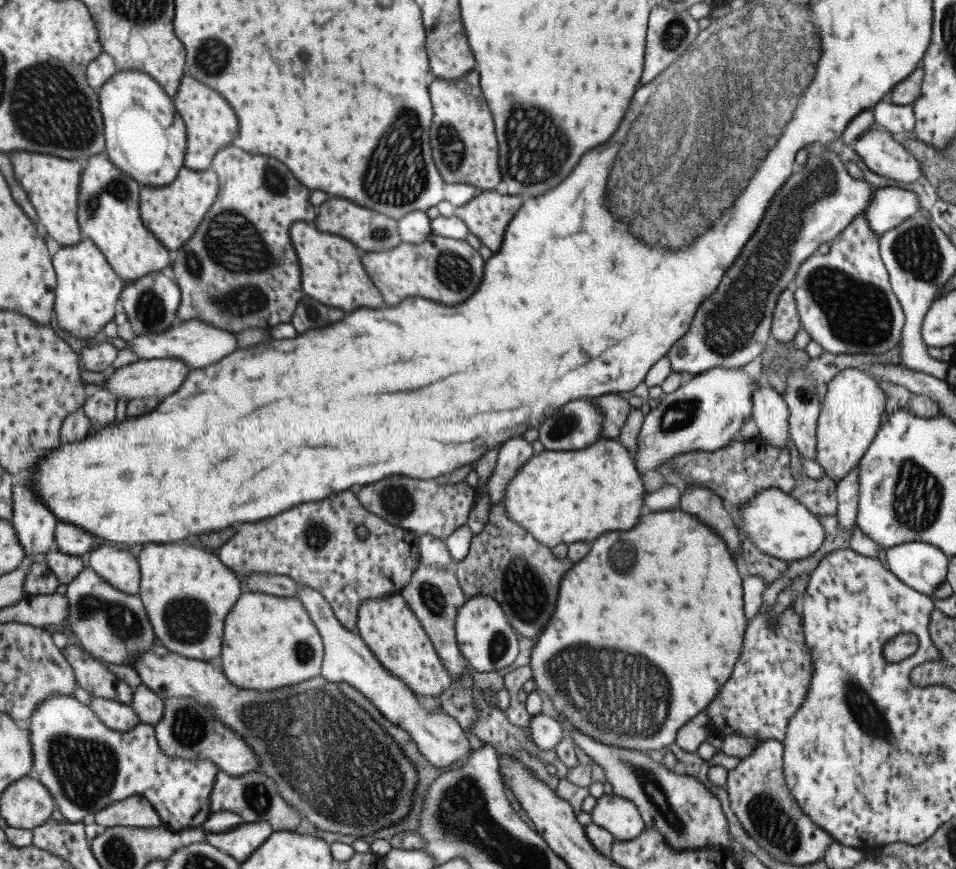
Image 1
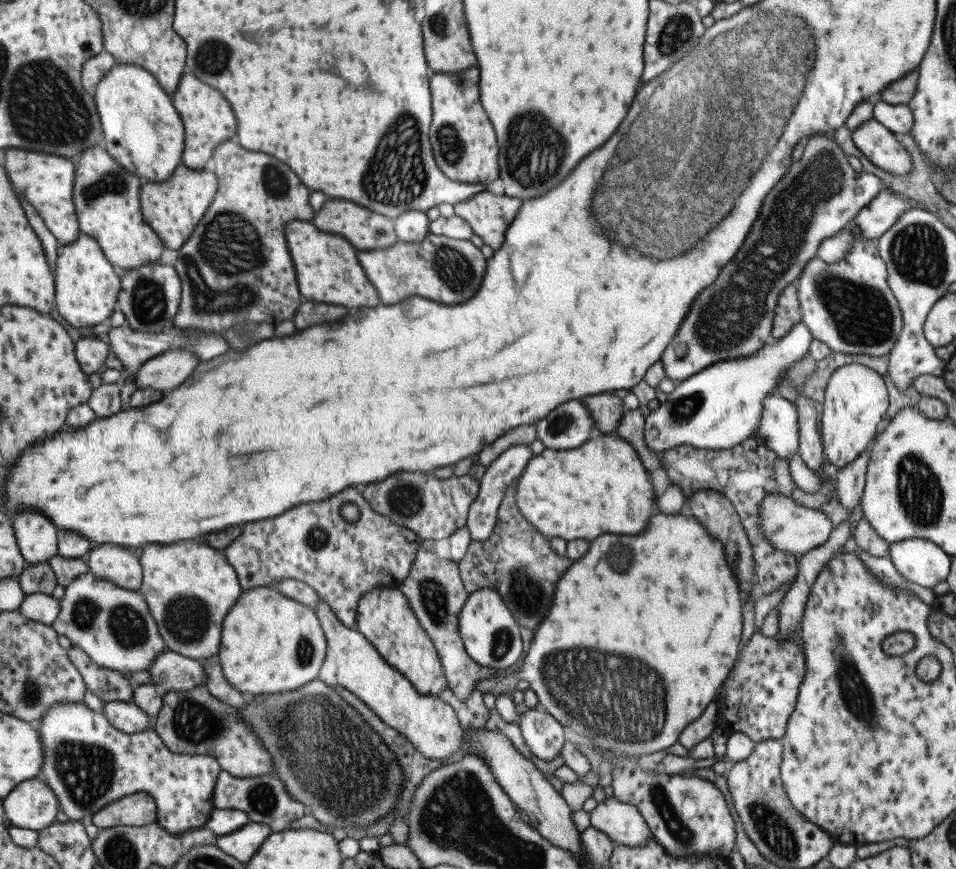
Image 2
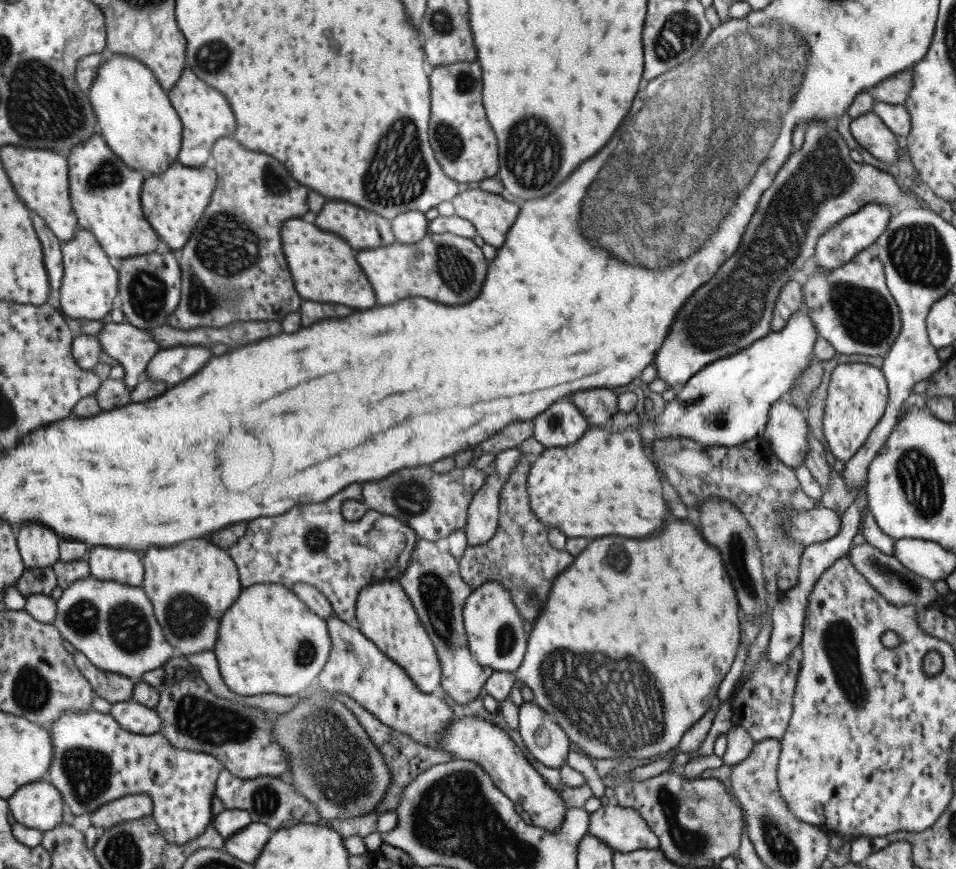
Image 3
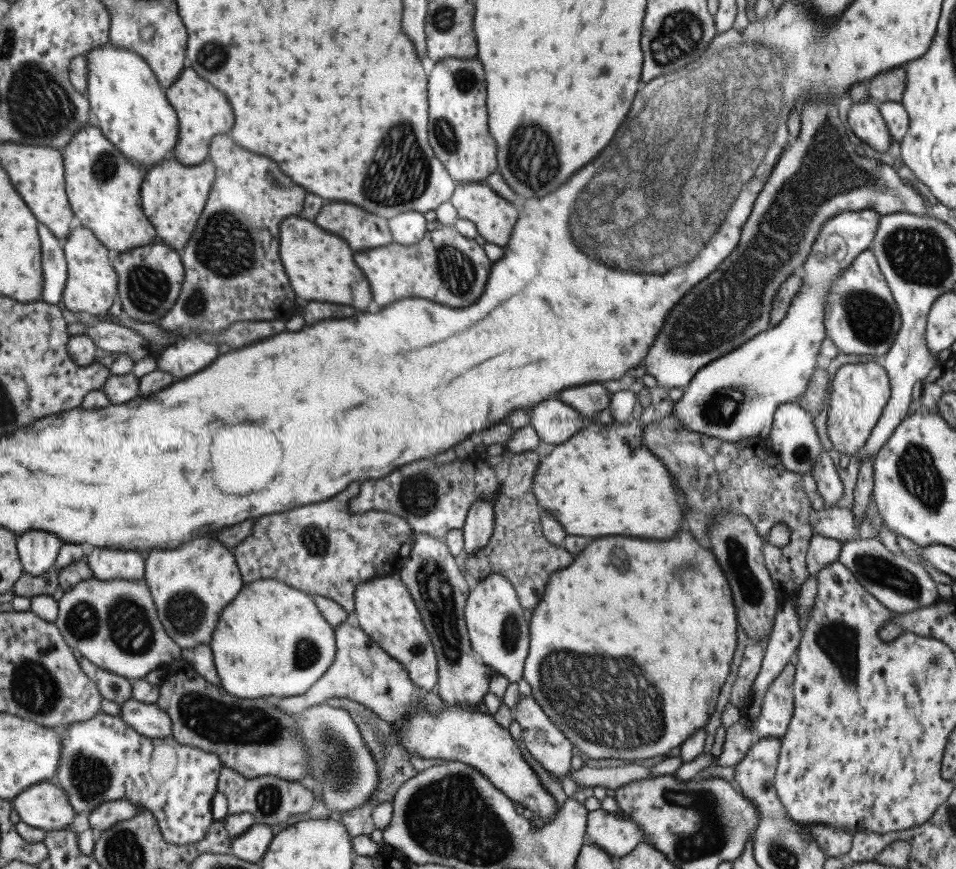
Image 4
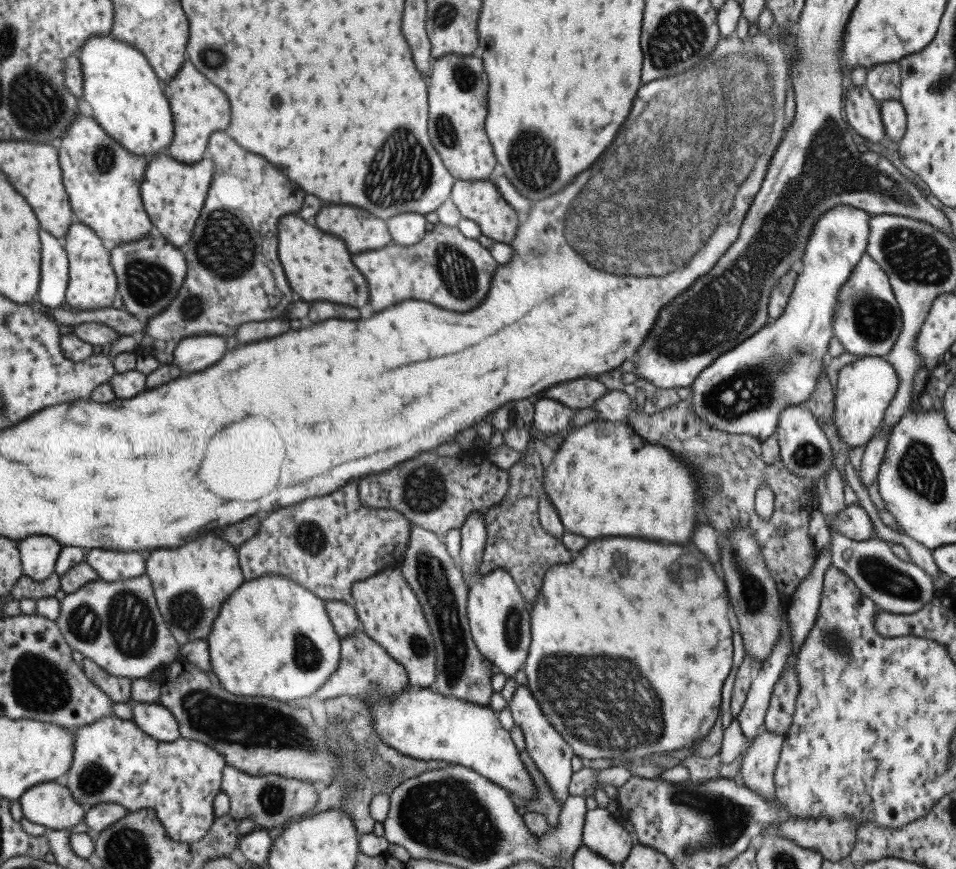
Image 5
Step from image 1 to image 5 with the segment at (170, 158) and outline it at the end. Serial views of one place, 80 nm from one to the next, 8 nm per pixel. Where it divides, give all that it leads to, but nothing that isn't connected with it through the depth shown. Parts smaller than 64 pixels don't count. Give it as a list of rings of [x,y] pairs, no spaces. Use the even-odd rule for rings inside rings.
[[[92,36],[77,52],[80,67],[83,69],[83,100],[91,106],[91,114],[101,128],[104,129],[113,140],[120,142],[125,150],[147,159],[165,152],[173,138],[172,116],[169,104],[162,94],[161,83],[149,66],[147,59],[139,49],[131,44],[111,36]]]

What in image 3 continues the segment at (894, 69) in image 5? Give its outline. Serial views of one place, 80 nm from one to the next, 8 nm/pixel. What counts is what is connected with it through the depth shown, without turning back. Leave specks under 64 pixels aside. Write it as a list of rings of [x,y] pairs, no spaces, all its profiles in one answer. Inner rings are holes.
[[[906,68],[887,79],[882,80],[869,90],[870,96],[876,101],[889,105],[903,105],[913,78],[912,68]]]

